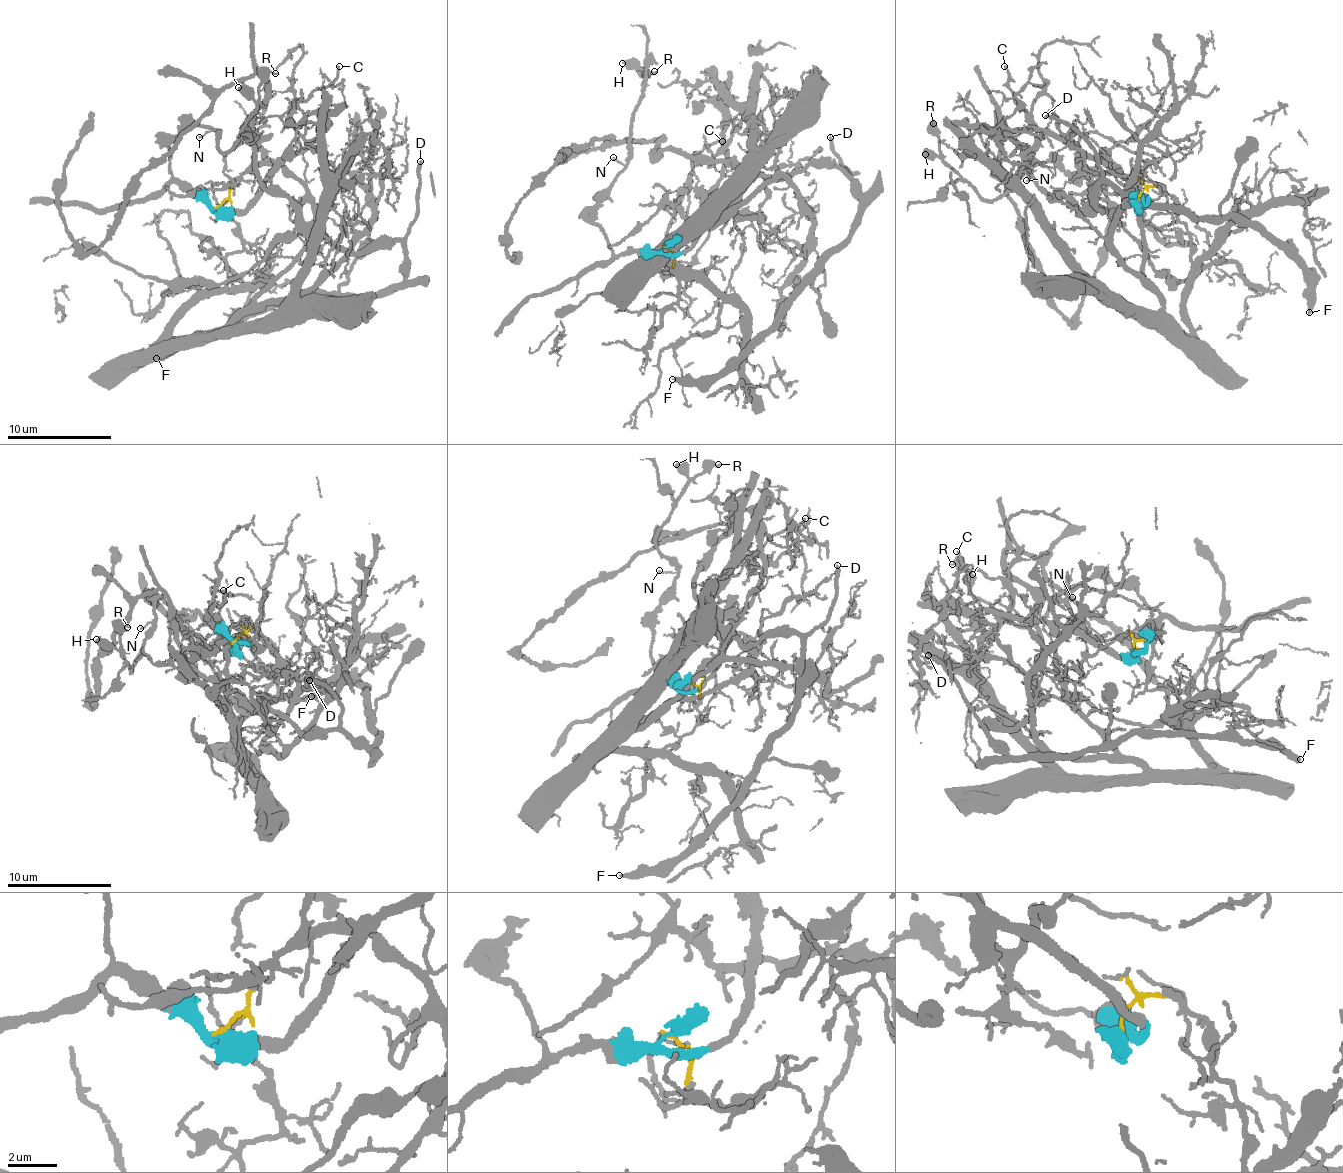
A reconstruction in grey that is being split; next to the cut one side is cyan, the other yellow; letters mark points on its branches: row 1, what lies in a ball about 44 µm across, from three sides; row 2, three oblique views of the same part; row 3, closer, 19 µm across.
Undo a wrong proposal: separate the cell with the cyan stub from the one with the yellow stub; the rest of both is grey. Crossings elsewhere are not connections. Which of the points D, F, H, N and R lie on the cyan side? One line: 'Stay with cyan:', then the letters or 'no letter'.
Stay with cyan: H, N, R

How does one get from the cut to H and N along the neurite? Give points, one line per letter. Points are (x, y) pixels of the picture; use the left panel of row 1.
H: (218, 207), (174, 179), (167, 143), (193, 123), (216, 133), (221, 151), (231, 148), (255, 104), (237, 87)
N: (218, 207), (192, 198), (174, 179), (167, 143), (186, 124), (212, 130), (198, 136)

